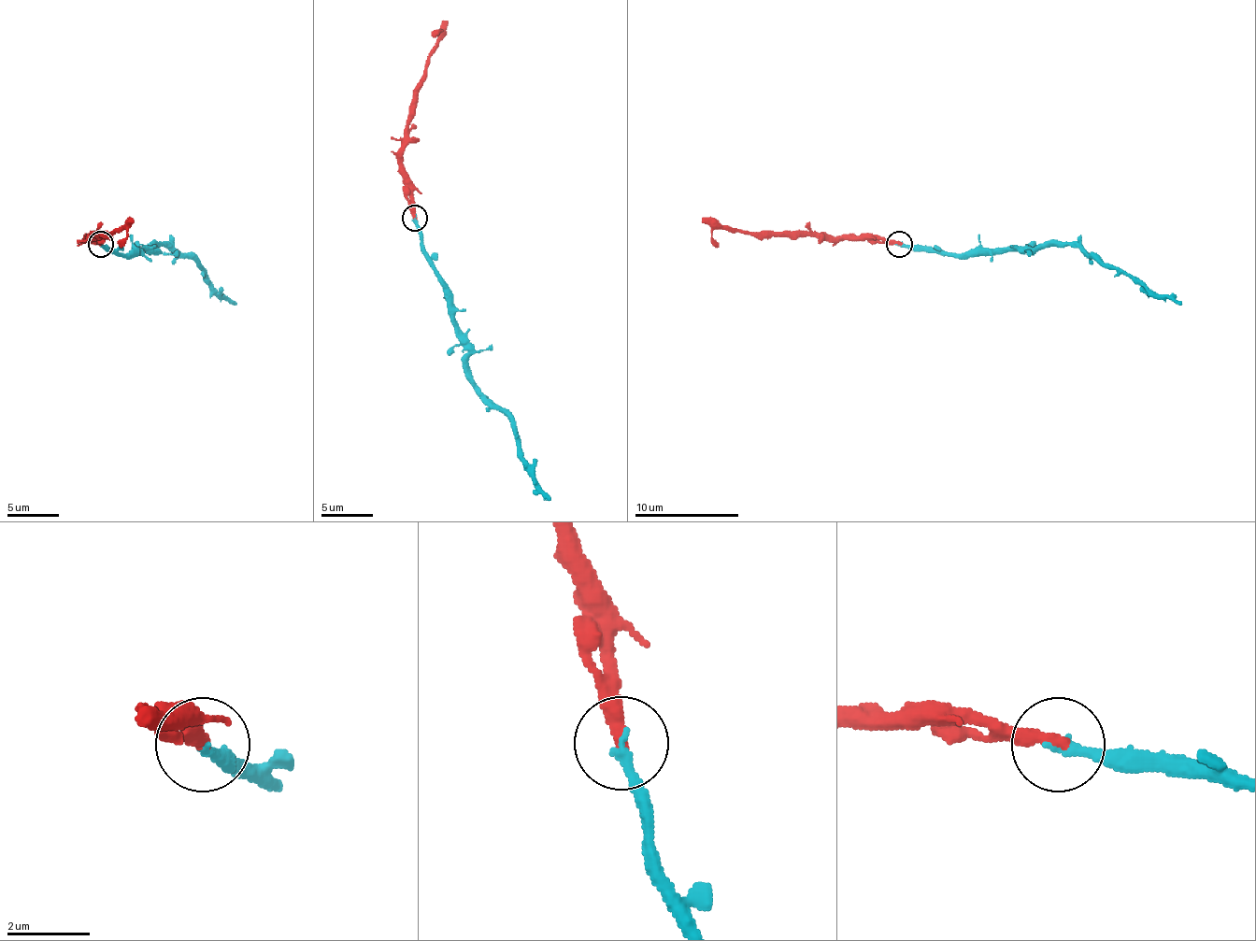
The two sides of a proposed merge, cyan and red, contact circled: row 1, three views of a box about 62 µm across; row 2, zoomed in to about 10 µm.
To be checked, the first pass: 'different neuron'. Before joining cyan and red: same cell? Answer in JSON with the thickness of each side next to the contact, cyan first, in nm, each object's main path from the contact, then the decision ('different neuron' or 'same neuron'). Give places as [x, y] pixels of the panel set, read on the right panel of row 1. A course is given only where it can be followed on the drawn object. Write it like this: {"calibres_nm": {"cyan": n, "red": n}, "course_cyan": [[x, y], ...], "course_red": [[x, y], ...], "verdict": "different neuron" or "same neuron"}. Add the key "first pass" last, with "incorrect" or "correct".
{"calibres_nm": {"cyan": 200, "red": 360}, "course_cyan": [[898, 243], [966, 254], [1078, 246], [1105, 264], [1138, 278], [1154, 292], [1172, 295], [1180, 304]], "course_red": [[898, 243], [771, 235], [721, 228], [711, 233], [716, 246]], "verdict": "same neuron", "first pass": "incorrect"}

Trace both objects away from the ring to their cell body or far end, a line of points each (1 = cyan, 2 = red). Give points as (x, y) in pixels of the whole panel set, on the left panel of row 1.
1: (100, 243), (129, 254), (152, 246), (173, 246), (199, 264), (217, 292), (235, 304)
2: (100, 243), (87, 238), (123, 228), (126, 233), (118, 246)

